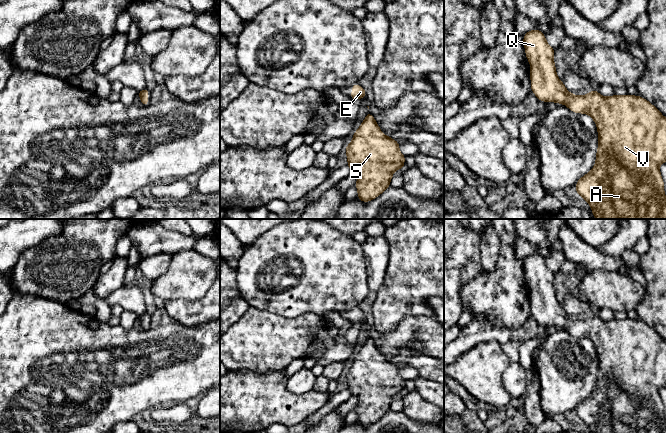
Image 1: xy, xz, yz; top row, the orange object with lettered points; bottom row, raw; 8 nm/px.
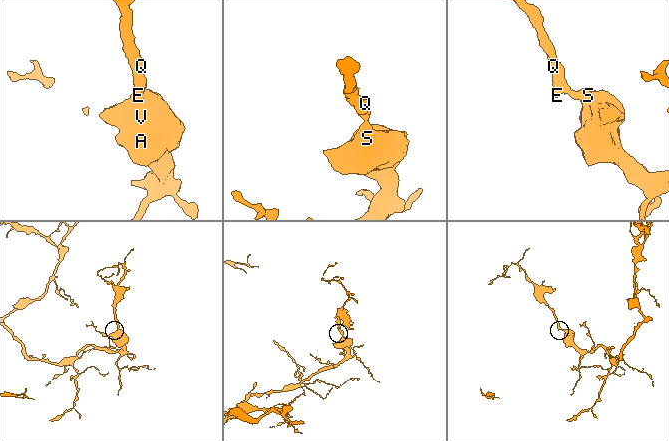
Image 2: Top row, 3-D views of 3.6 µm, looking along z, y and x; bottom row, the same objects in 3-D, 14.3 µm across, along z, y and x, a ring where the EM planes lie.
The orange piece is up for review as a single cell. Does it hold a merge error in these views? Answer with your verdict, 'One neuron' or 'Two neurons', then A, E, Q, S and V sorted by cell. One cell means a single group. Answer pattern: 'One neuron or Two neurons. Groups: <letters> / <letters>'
One neuron. Groups: A E Q S V

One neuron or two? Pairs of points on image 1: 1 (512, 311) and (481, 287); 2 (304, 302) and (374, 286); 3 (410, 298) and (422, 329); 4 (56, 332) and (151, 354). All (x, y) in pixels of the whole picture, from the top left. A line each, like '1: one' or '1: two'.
1: one
2: two
3: two
4: one

